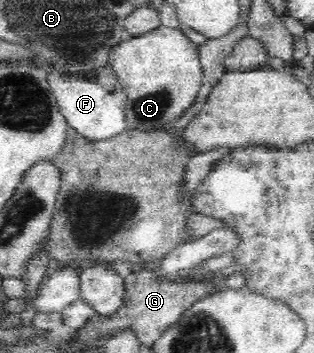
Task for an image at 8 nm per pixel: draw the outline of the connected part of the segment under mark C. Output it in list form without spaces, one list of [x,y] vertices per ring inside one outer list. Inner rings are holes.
[[[163,25],[116,45],[110,53],[108,68],[115,73],[117,85],[127,95],[125,128],[141,132],[159,132],[170,128],[196,104],[203,79],[195,43],[180,29]]]

